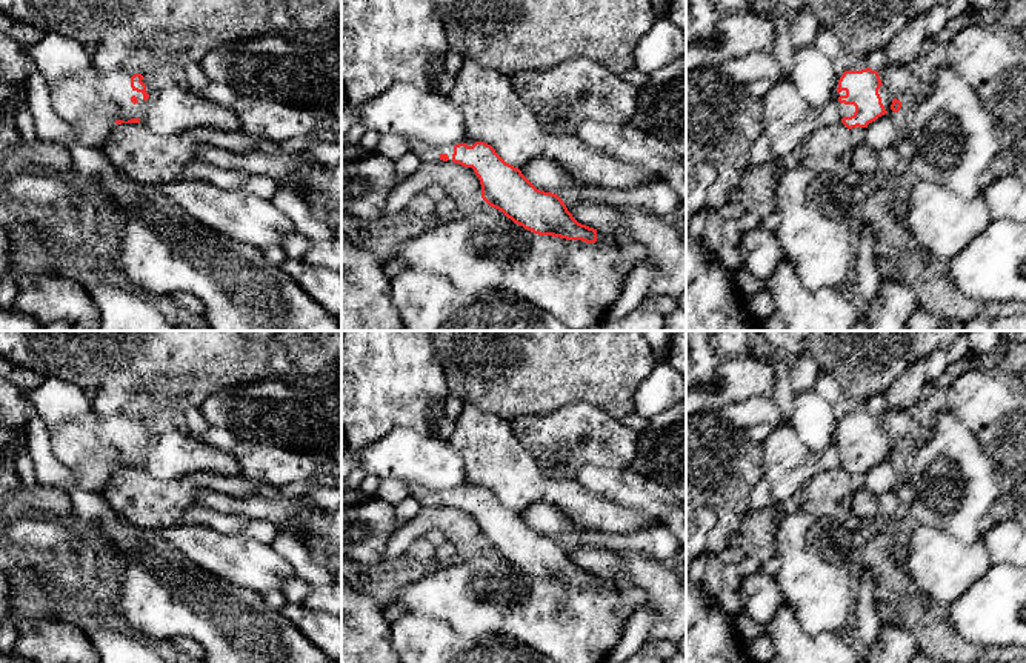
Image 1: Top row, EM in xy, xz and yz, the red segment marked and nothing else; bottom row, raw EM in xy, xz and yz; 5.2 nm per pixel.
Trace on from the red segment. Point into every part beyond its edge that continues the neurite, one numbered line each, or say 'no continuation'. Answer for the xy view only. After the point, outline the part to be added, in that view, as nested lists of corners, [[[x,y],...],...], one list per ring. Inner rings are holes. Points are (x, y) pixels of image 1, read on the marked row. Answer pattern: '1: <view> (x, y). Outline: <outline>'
no continuation

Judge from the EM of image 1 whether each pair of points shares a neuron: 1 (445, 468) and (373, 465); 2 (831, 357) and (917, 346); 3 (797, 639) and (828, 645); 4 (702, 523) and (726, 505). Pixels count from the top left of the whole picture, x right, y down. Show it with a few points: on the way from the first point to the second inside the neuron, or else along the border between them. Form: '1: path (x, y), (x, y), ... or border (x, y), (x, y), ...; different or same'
1: path (426, 465), (391, 465); same
2: path (852, 346), (896, 346); same
3: path (805, 645), (820, 645); same
4: border (702, 506), (712, 511), (719, 523); different

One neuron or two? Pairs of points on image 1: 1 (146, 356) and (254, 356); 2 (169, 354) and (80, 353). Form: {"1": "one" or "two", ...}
{"1": "two", "2": "one"}

